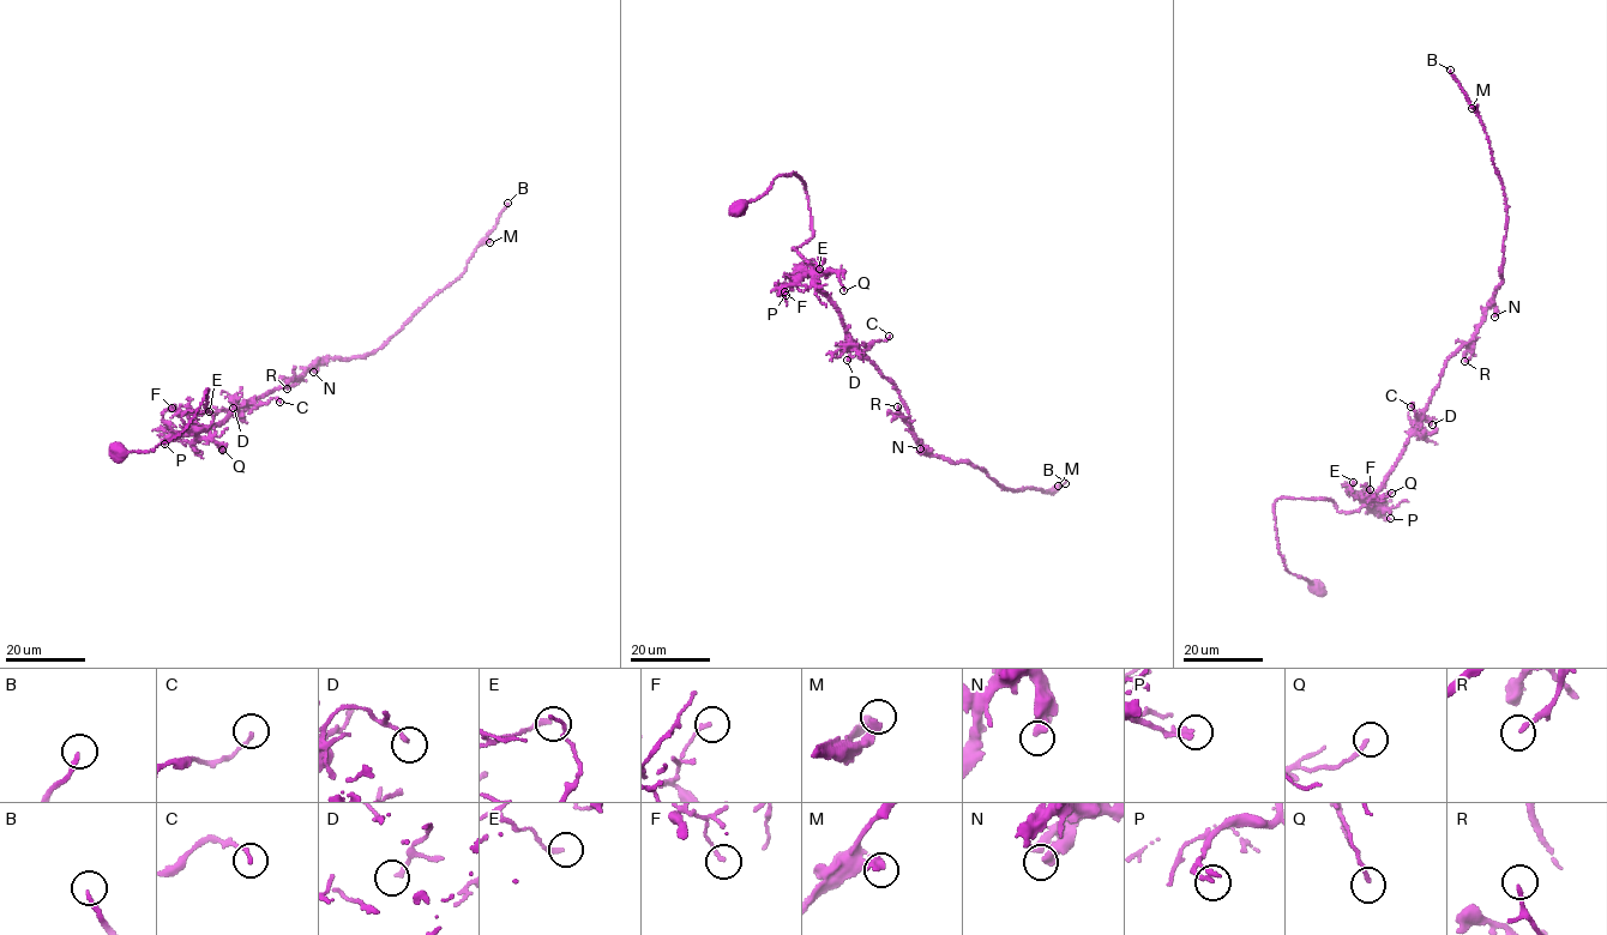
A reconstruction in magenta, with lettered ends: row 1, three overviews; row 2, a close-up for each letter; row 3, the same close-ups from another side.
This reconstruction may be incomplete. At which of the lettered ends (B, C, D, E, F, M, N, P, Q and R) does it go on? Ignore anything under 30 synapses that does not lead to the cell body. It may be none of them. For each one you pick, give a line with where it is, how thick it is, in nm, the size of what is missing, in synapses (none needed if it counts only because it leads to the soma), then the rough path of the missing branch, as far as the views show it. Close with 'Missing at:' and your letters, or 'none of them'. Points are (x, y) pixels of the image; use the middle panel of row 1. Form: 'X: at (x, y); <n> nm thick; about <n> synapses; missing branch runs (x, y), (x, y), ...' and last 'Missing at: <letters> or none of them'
B: at (1065, 483); 170 nm thick; about 40 synapses
Missing at: B

